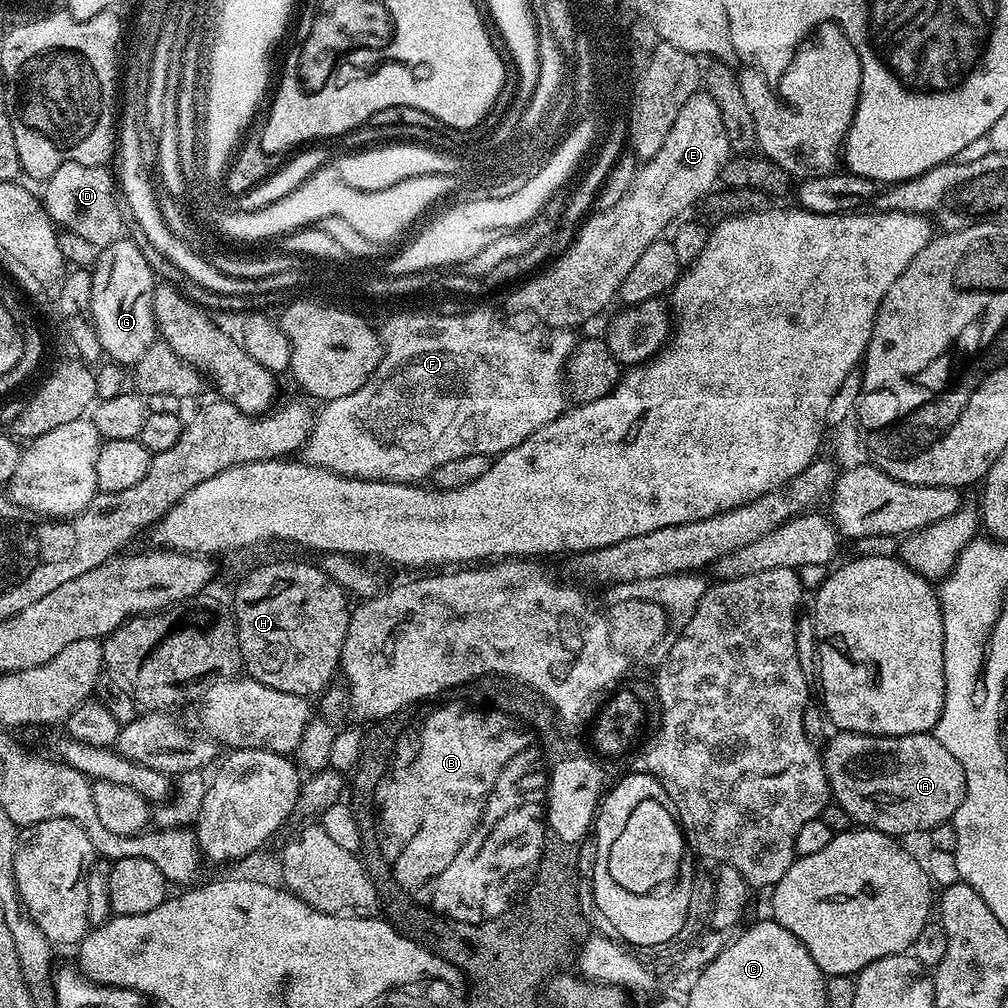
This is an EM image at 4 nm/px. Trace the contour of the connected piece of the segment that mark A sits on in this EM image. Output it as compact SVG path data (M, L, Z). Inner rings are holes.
M843 730L837 731L835 734L837 736L825 748L822 748L822 759L828 775L828 786L835 803L837 800L841 810L844 811L841 813L857 825L874 828L878 832L886 833L887 836L897 838L905 838L904 836L910 835L911 832L928 834L938 825L949 823L958 810L958 806L962 806L962 798L966 795L966 774L962 770L962 762L958 762L958 758L954 758L954 754L950 754L950 750L946 750L946 746L942 746L942 742L938 742L935 734L923 732L922 734L906 734L905 736L864 736L860 732L845 732Z

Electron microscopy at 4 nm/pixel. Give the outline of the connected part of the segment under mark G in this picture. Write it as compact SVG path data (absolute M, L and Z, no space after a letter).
M121 238L107 249L108 269L93 279L90 310L103 355L113 364L135 366L151 344L157 343L155 314L152 309L154 273L145 249Z

